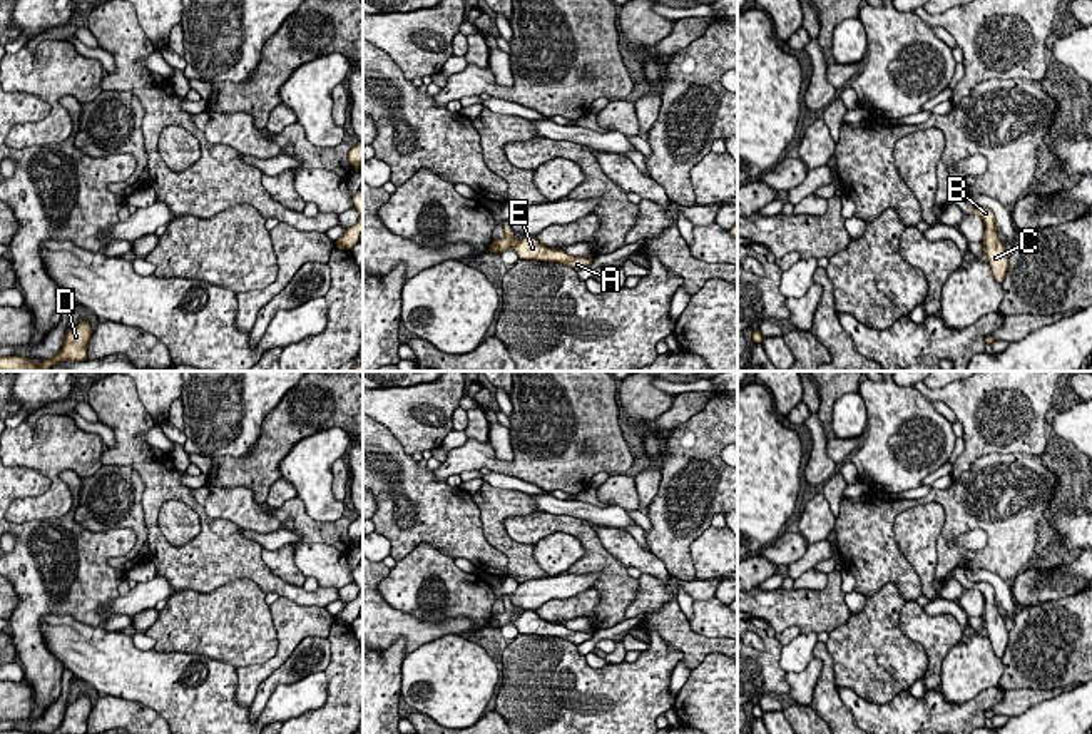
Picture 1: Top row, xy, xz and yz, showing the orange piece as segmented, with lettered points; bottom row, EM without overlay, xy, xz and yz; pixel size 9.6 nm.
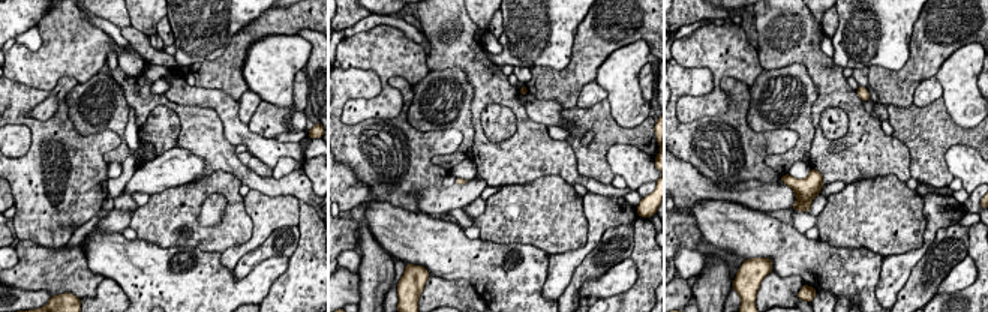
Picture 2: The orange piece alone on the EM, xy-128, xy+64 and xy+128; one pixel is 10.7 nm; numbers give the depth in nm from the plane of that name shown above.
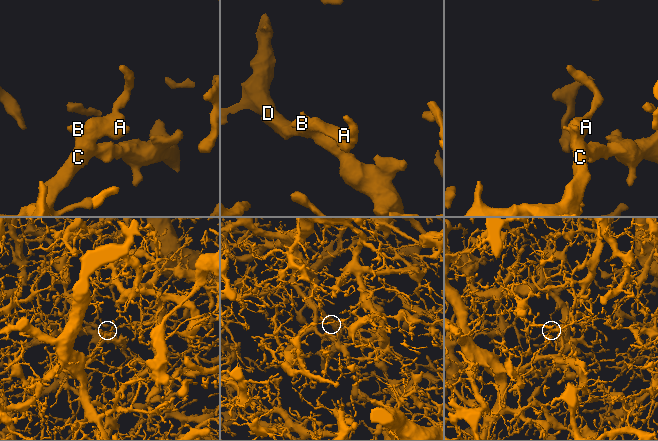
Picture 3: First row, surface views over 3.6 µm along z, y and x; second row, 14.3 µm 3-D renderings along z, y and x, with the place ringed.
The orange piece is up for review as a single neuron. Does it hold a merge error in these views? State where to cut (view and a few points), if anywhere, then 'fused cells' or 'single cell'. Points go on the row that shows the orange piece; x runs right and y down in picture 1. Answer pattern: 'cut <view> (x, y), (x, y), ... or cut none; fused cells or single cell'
cut none; single cell

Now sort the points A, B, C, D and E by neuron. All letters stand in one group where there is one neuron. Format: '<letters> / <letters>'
A B C D E

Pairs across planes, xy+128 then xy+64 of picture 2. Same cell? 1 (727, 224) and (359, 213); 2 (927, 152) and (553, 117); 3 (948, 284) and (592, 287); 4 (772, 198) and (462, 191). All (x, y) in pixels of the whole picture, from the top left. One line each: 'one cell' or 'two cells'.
1: two cells
2: two cells
3: one cell
4: one cell

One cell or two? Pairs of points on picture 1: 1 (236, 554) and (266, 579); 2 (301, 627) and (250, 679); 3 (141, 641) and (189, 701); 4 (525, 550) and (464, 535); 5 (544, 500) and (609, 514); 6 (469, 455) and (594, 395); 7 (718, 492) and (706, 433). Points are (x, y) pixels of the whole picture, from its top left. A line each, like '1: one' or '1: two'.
1: one
2: one
3: two
4: two
5: one
6: one
7: one

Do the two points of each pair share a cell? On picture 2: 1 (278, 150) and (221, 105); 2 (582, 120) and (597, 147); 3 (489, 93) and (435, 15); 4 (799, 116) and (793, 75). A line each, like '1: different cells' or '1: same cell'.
1: same cell
2: same cell
3: same cell
4: same cell

